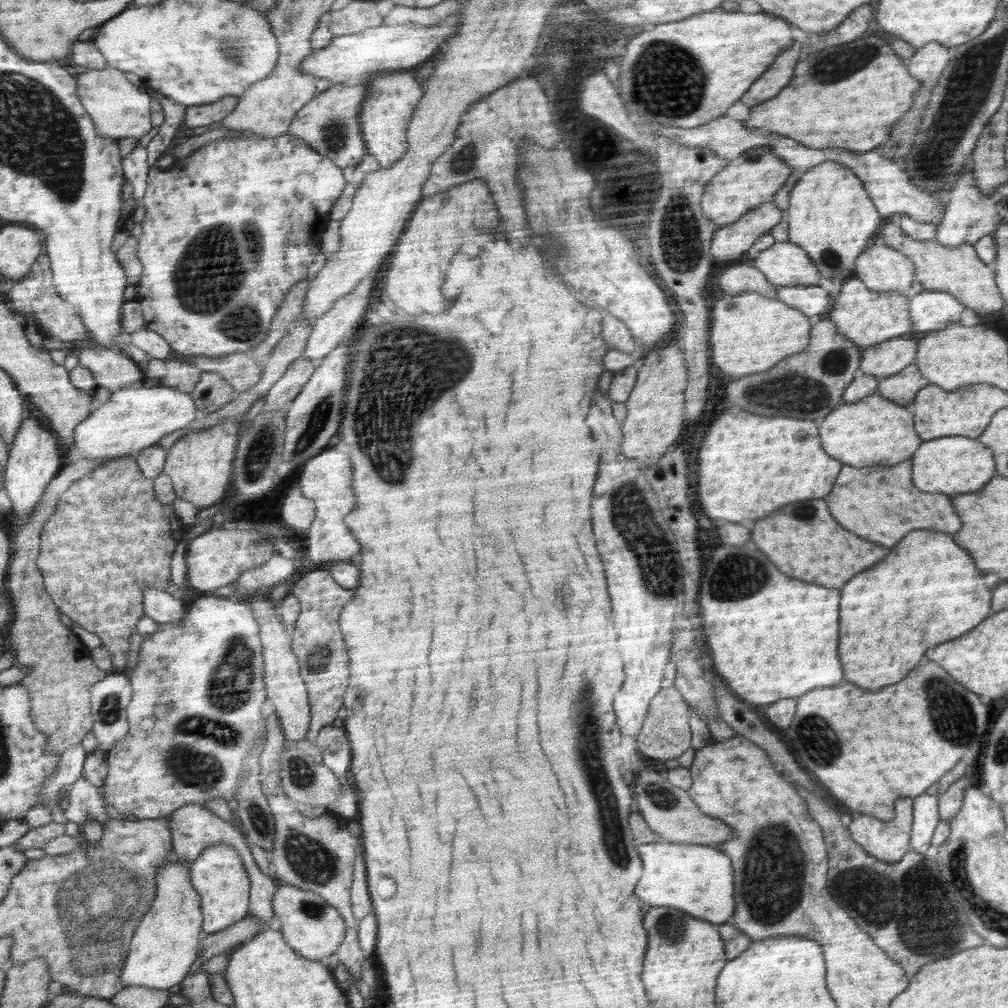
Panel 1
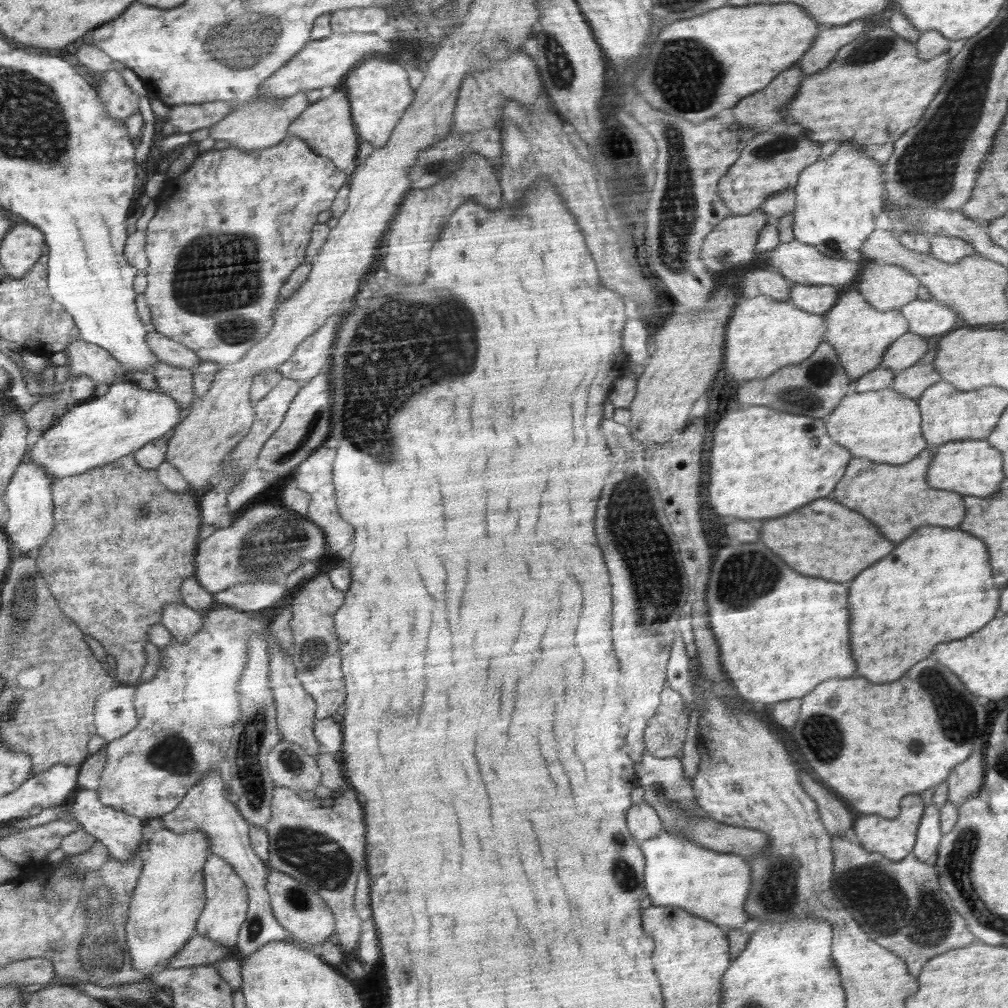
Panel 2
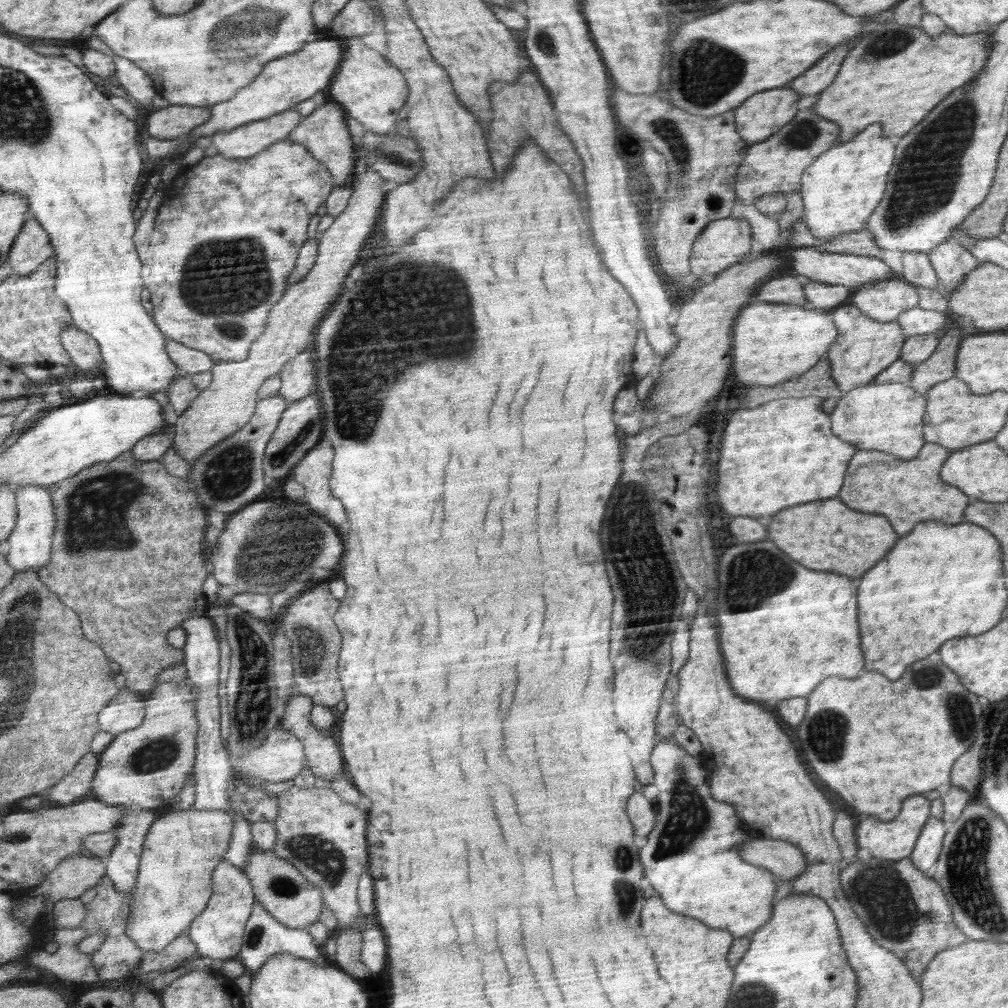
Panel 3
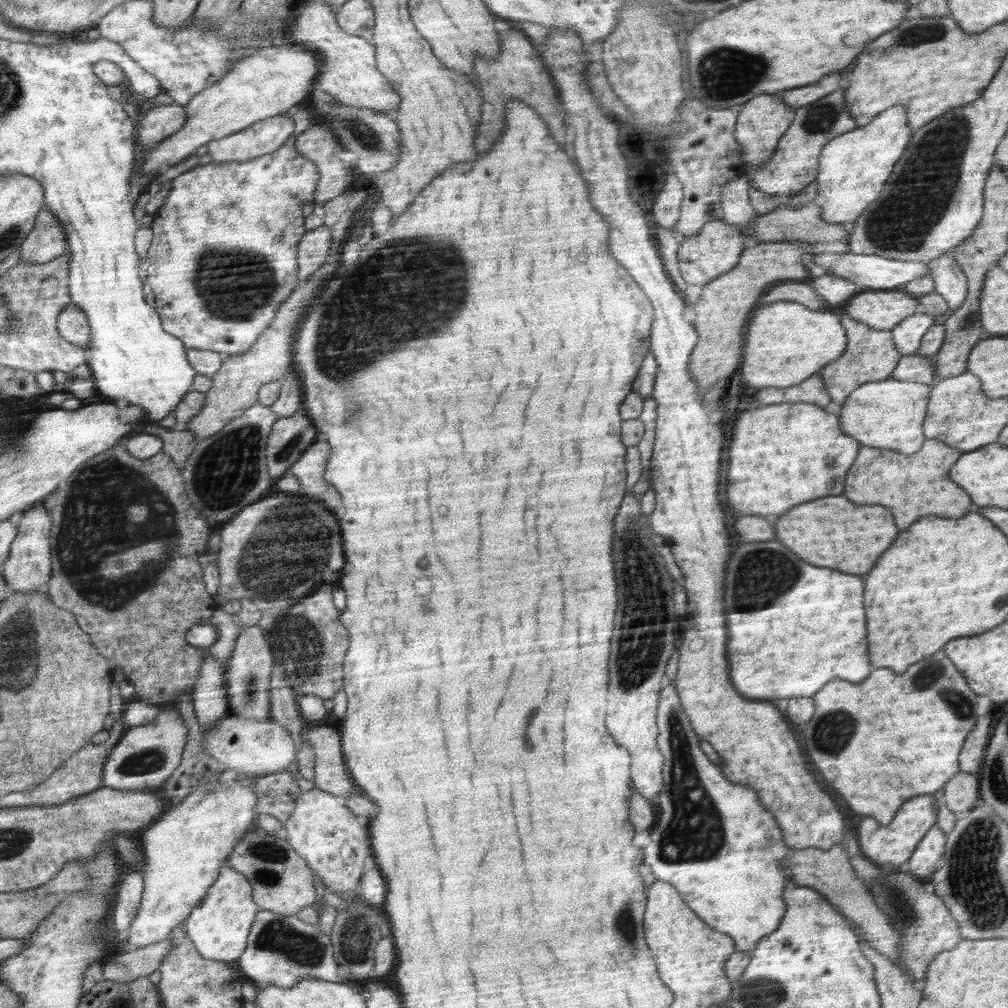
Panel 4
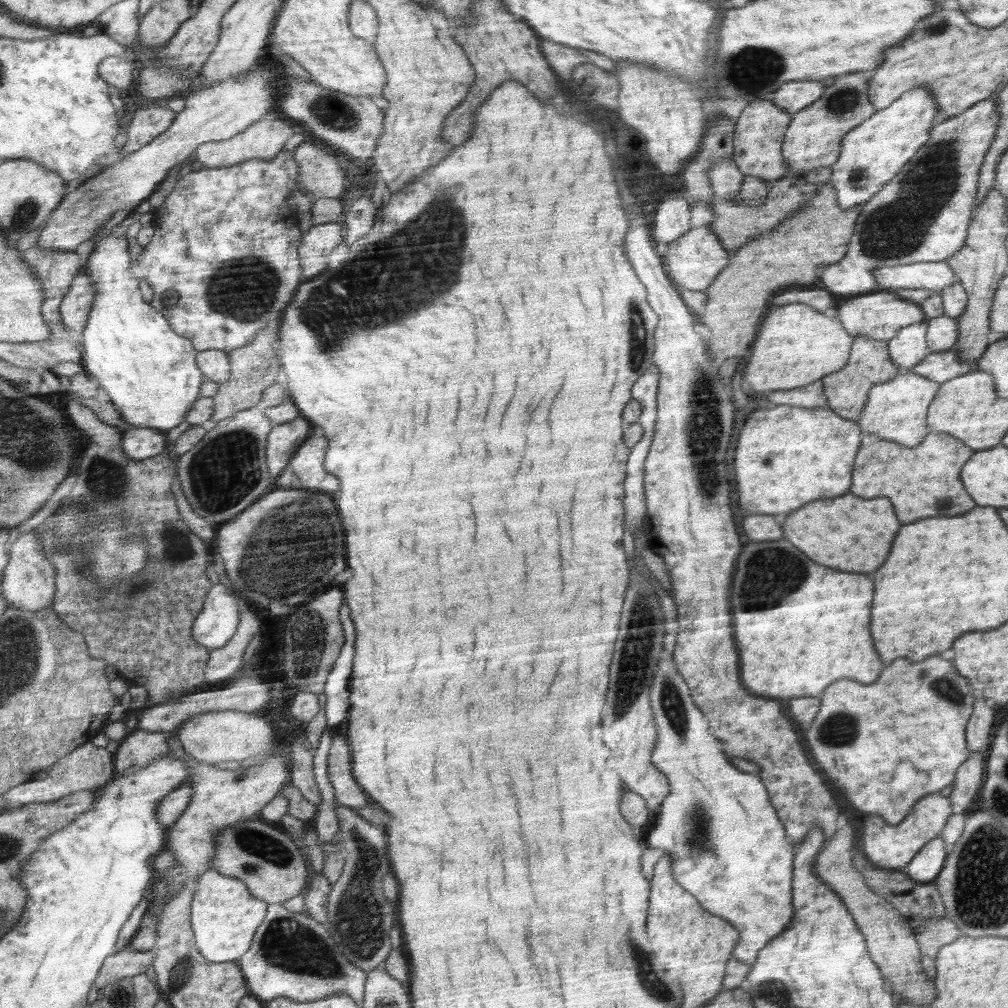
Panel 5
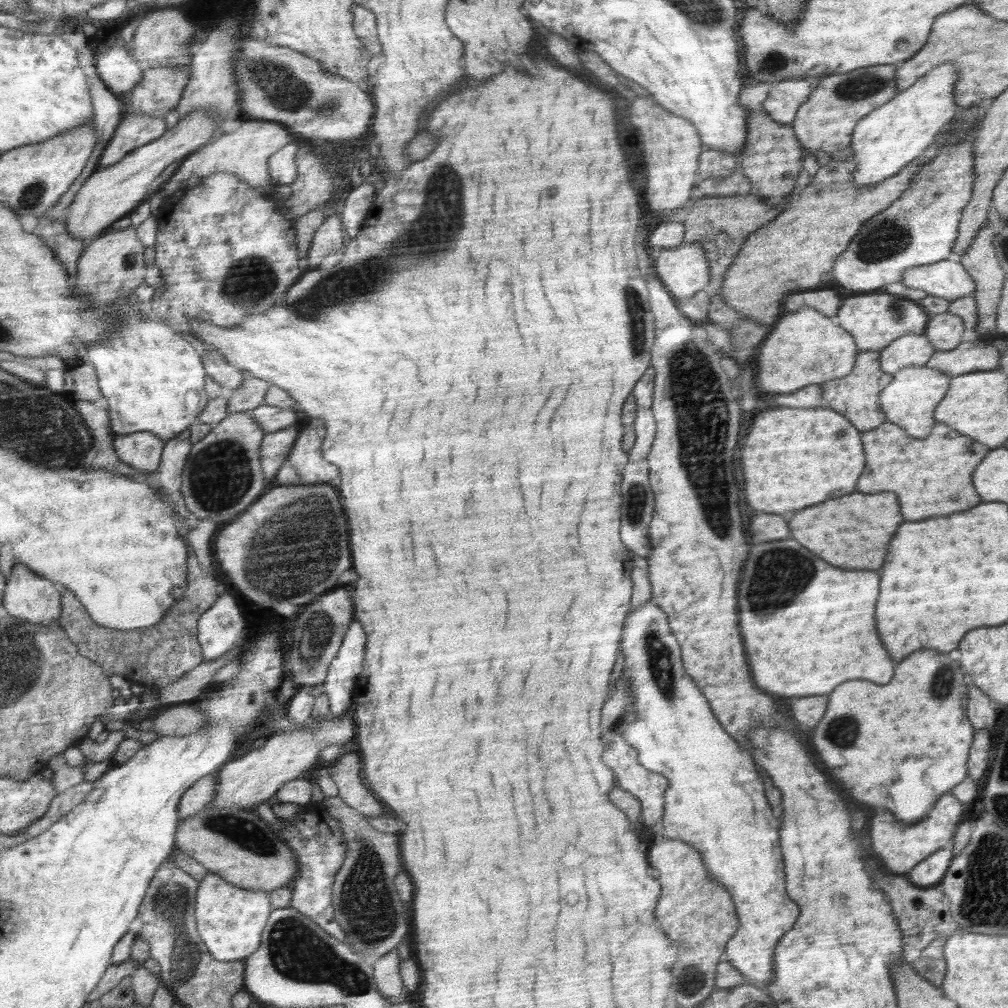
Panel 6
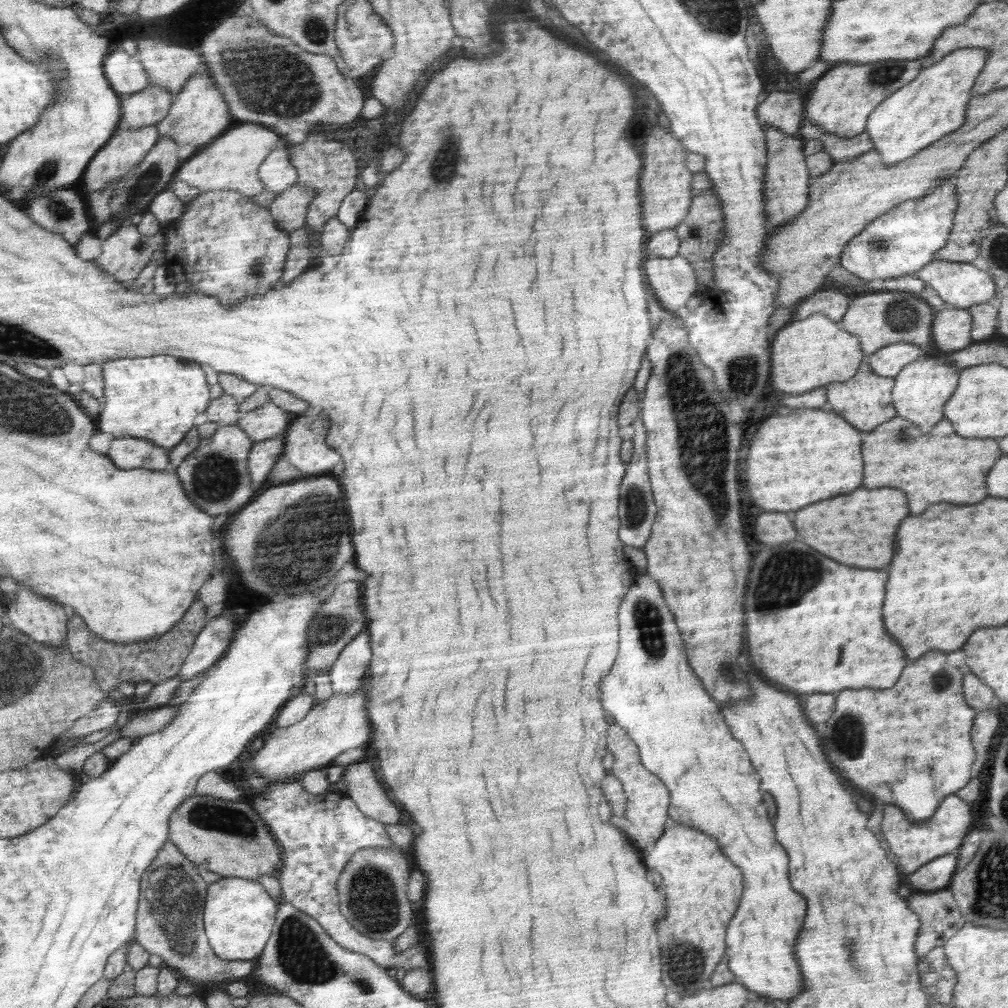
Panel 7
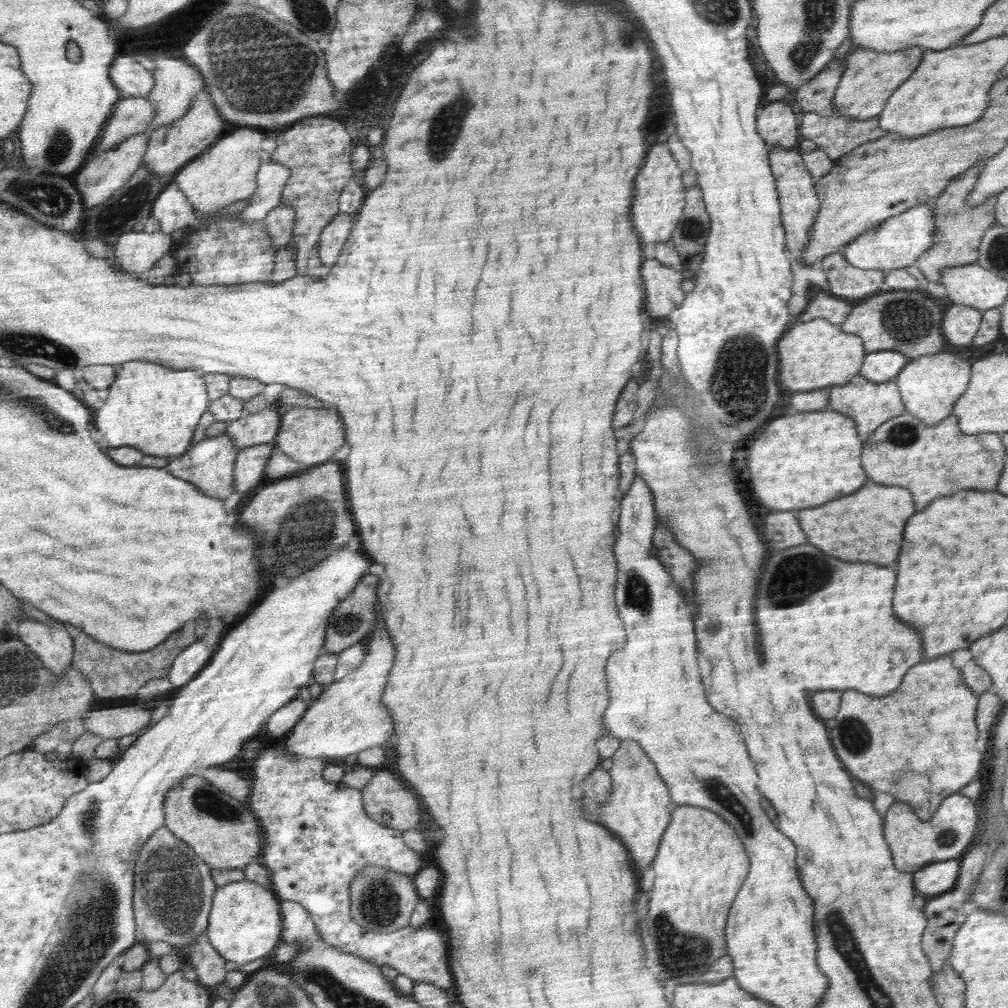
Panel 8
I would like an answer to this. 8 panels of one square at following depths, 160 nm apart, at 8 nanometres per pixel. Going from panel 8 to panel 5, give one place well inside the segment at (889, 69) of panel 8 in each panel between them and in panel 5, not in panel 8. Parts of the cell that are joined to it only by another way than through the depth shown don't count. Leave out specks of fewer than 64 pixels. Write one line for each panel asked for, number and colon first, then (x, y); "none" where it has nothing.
5: (814, 140)
6: (827, 121)
7: (845, 95)

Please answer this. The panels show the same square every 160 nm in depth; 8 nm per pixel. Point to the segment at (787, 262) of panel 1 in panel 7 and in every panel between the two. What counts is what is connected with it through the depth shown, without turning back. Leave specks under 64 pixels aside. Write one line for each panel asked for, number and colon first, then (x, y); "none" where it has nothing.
2: (802, 263)
3: (852, 270)
4: (868, 271)
5: (935, 276)
6: (949, 279)
7: (959, 284)

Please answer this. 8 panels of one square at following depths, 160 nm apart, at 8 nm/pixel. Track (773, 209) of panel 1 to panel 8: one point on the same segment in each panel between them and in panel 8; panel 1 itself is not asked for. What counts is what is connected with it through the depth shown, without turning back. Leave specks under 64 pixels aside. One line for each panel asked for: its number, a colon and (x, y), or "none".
2: (732, 242)
3: (725, 242)
4: (715, 250)
5: (695, 259)
6: (684, 270)
7: (673, 280)
8: (664, 297)

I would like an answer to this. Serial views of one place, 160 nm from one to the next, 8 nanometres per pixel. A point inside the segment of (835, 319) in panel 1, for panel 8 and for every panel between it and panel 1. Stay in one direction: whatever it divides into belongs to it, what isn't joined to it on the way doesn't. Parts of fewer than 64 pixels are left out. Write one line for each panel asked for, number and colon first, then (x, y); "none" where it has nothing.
2: (861, 335)
3: (864, 348)
4: (871, 355)
5: (847, 391)
6: (857, 396)
7: (865, 400)
8: (872, 404)

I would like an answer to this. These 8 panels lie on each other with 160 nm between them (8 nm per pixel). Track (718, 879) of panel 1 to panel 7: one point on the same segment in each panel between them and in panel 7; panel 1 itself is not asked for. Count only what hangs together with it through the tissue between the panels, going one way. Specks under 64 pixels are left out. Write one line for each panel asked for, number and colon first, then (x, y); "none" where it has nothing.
2: (712, 885)
3: (692, 859)
4: (713, 841)
5: (731, 852)
6: (715, 802)
7: (682, 739)

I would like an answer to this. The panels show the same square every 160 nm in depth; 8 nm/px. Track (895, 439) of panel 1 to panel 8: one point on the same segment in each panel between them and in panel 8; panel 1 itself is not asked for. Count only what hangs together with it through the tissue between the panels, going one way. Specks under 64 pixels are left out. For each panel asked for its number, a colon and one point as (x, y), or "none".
2: (885, 426)
3: (888, 417)
4: (889, 413)
5: (897, 410)
6: (910, 401)
7: (921, 391)
8: (931, 385)

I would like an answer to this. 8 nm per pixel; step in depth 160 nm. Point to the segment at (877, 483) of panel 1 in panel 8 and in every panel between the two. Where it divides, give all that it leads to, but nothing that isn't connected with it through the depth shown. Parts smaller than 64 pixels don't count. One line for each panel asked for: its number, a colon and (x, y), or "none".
2: (898, 498)
3: (879, 483)
4: (915, 485)
5: (923, 480)
6: (934, 474)
7: (940, 466)
8: (932, 461)

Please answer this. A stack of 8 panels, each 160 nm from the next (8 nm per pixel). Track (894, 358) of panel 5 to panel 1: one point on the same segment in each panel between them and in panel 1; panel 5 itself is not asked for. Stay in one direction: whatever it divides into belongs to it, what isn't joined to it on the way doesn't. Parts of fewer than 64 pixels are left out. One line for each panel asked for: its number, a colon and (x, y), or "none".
1: (931, 310)
2: (928, 318)
3: (915, 321)
4: (908, 335)

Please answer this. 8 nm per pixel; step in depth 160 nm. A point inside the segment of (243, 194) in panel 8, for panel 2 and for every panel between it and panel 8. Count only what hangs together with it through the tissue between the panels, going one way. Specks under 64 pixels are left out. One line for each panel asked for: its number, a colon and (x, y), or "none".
2: (263, 123)
3: (245, 141)
4: (264, 137)
5: (263, 140)
6: (246, 152)
7: (231, 162)

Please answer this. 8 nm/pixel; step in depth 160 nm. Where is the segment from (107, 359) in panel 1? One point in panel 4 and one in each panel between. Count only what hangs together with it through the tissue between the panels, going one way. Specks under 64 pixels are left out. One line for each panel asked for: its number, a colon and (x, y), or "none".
2: (85, 358)
3: (84, 349)
4: (74, 325)

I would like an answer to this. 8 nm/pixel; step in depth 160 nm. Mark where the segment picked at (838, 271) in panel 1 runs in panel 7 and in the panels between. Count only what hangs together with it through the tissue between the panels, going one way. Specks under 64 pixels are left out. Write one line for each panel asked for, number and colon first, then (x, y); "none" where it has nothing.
2: (836, 199)
3: (841, 189)
4: (854, 167)
5: (872, 153)
6: (885, 141)
7: (933, 105)

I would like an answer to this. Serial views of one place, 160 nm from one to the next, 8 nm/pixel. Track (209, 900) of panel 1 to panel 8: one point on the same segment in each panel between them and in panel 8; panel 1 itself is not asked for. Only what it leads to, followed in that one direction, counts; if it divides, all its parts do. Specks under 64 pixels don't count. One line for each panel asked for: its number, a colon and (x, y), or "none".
2: (225, 912)
3: (218, 932)
4: (219, 926)
5: (225, 915)
6: (231, 918)
7: (239, 913)
8: (245, 923)

